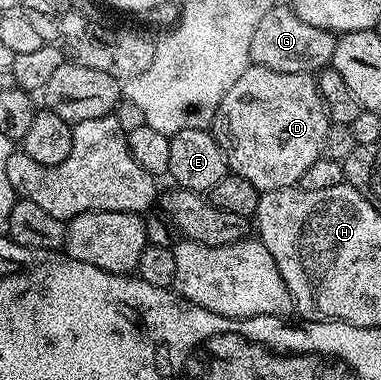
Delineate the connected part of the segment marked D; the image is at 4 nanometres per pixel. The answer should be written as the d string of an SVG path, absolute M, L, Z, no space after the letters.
M252 65L241 73L241 77L237 77L233 89L221 97L221 105L217 105L209 130L225 153L228 168L234 174L245 177L249 185L262 193L298 184L301 173L305 173L305 169L321 157L328 124L327 108L323 106L323 98L310 74L277 73L273 69Z

